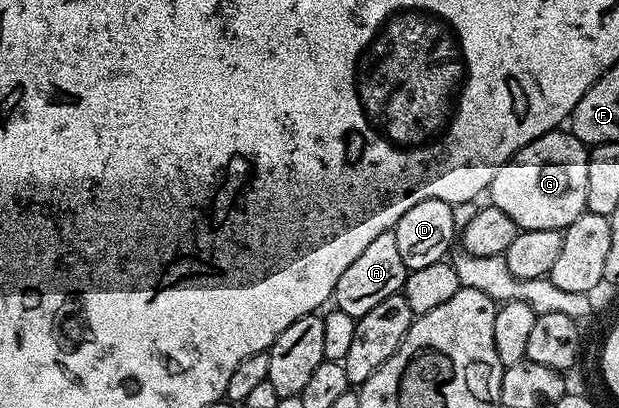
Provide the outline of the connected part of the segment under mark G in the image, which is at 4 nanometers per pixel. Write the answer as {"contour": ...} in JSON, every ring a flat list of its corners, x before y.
{"contour":[[571,131,542,134,497,168,490,189,491,207,510,214,520,230,561,230,568,228,588,207,586,174,589,149]]}

